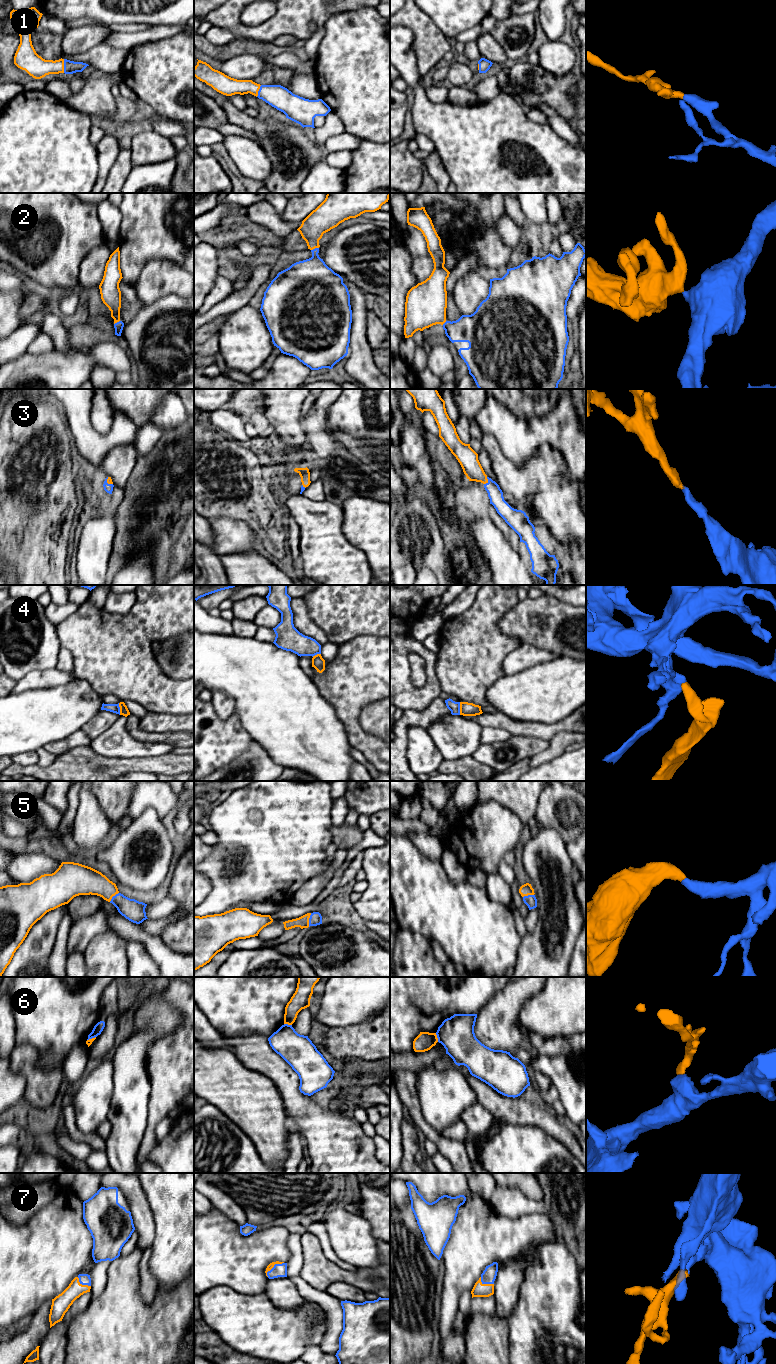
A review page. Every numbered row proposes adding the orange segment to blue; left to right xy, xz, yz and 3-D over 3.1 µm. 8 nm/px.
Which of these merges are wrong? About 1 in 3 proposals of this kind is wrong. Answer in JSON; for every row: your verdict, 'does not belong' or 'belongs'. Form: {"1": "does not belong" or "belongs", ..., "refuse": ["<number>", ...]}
{"1": "belongs", "2": "belongs", "3": "belongs", "4": "does not belong", "5": "belongs", "6": "does not belong", "7": "belongs", "refuse": ["4", "6"]}

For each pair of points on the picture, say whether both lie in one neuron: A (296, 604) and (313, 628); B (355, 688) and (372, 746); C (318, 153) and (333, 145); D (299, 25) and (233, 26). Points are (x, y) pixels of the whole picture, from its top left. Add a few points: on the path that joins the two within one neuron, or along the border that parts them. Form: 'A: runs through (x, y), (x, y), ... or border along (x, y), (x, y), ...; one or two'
A: runs through (300, 610), (301, 616), (307, 622); one
B: runs through (353, 702), (353, 727), (358, 732); one
C: border along (322, 146), (327, 152); two
D: runs through (283, 25), (277, 25), (267, 32), (249, 32); one

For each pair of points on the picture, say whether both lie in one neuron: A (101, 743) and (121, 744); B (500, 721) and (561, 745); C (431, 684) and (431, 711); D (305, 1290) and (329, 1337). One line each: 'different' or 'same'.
A: same
B: different
C: different
D: same

